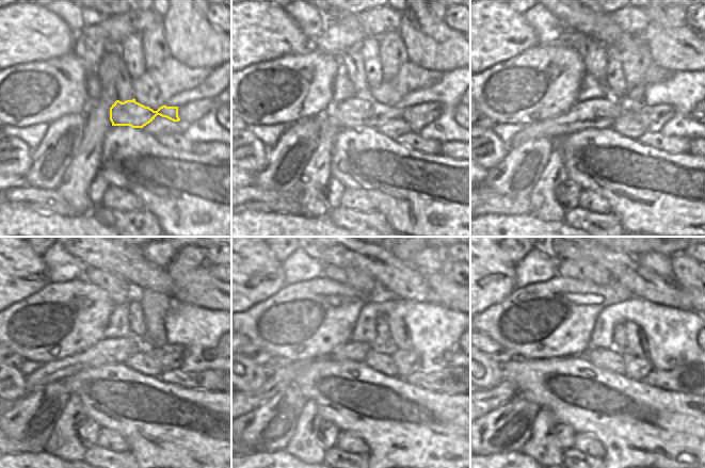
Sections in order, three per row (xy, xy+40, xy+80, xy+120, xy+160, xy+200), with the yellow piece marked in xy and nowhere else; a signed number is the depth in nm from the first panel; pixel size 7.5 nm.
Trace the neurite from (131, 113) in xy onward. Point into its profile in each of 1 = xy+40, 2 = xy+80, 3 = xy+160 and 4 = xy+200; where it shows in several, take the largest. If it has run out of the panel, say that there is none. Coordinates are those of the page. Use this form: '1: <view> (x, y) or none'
1: xy+40 (351, 113)
2: xy+80 (596, 112)
3: xy+160 (283, 375)
4: xy+200 (493, 399)

